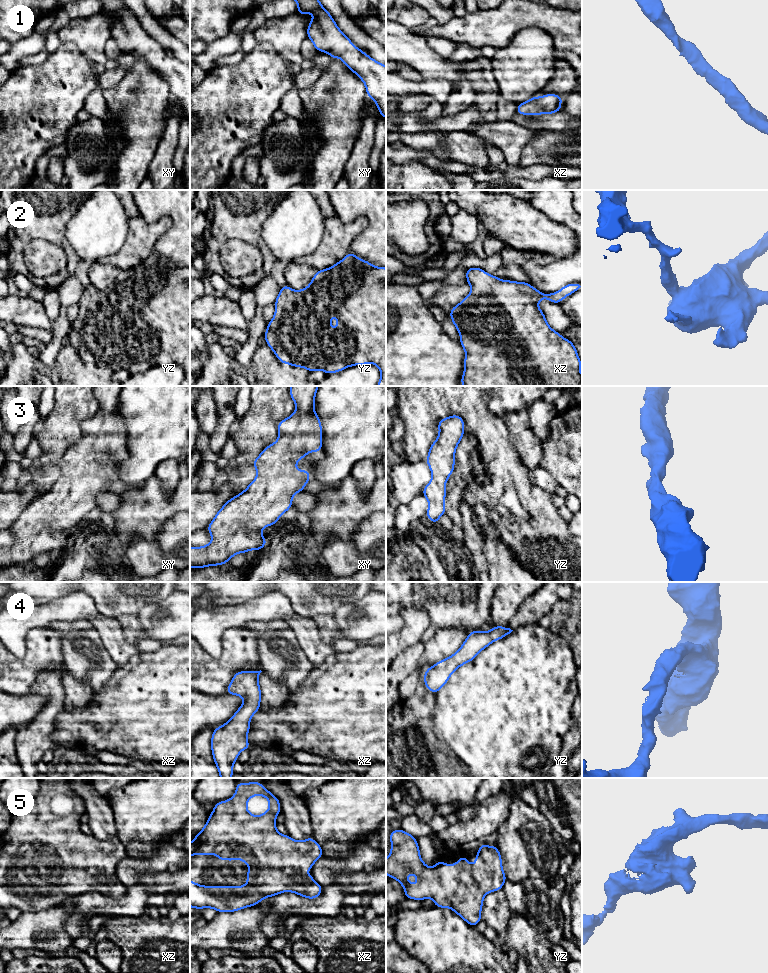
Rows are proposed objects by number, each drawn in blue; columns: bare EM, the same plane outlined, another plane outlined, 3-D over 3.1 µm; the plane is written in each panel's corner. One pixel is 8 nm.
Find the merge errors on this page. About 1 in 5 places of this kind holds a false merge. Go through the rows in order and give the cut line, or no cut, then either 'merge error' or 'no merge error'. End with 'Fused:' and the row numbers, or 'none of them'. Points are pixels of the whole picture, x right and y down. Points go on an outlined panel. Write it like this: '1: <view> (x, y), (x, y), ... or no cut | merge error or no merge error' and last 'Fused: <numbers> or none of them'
1: no cut | no merge error
2: no cut | no merge error
3: no cut | no merge error
4: no cut | no merge error
5: no cut | no merge error
Fused: none of them

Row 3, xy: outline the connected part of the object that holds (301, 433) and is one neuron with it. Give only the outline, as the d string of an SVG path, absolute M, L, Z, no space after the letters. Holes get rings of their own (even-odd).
M291 386L289 394L296 404L291 416L281 420L277 429L279 437L253 460L257 477L248 487L229 499L207 526L212 541L202 547L190 547L190 568L222 566L238 553L261 550L267 540L260 533L263 528L276 524L280 516L292 508L292 498L302 492L310 480L308 470L296 470L296 464L309 452L322 451L322 426L314 409L319 386Z

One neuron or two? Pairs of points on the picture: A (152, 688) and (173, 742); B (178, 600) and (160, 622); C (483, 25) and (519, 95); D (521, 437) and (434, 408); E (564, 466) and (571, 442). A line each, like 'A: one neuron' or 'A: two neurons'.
A: one neuron
B: one neuron
C: two neurons
D: two neurons
E: one neuron

